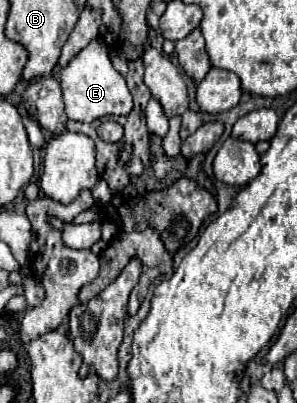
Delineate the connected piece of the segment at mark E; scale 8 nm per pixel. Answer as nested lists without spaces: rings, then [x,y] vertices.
[[[93,39],[85,49],[81,49],[67,67],[61,71],[61,89],[65,99],[65,113],[69,119],[91,123],[105,115],[129,115],[133,109],[133,99],[127,89],[125,79],[111,65],[107,45],[103,39]]]

